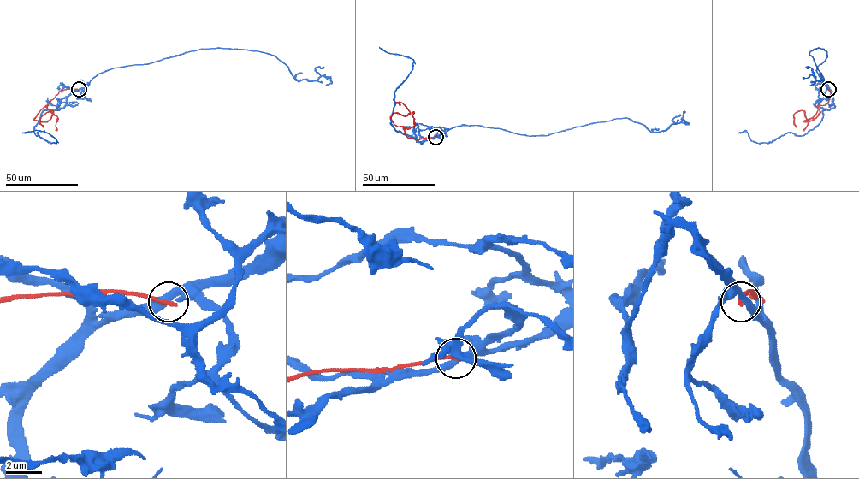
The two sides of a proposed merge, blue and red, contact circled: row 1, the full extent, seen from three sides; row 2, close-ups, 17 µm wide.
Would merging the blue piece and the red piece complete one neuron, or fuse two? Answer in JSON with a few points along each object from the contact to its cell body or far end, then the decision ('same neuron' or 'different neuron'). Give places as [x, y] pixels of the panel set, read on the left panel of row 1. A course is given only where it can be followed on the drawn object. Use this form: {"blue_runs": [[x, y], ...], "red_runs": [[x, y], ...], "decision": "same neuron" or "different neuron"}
{"blue_runs": [[79, 89], [112, 68], [214, 48], [273, 55], [296, 79], [315, 80], [328, 76], [331, 82], [326, 85]], "red_runs": [[79, 89], [60, 90], [34, 119], [47, 121], [53, 110], [46, 112], [40, 119], [43, 127]], "decision": "different neuron"}

